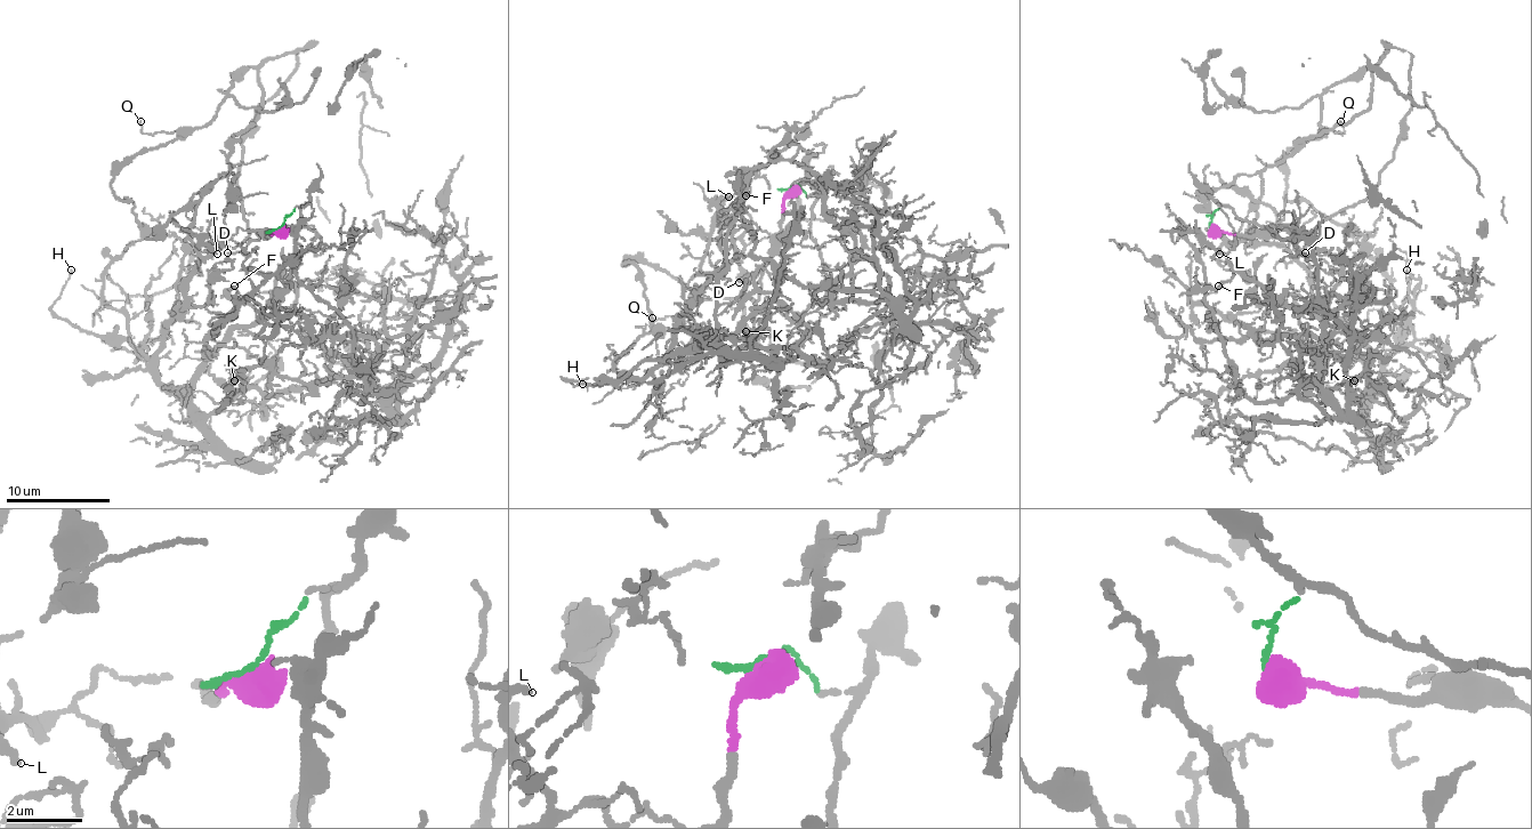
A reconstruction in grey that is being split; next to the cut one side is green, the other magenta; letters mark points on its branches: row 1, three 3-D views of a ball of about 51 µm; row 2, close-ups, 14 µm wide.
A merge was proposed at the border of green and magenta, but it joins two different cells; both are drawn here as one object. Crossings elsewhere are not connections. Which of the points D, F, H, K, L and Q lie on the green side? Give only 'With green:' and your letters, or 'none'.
With green: F, H, K, L

